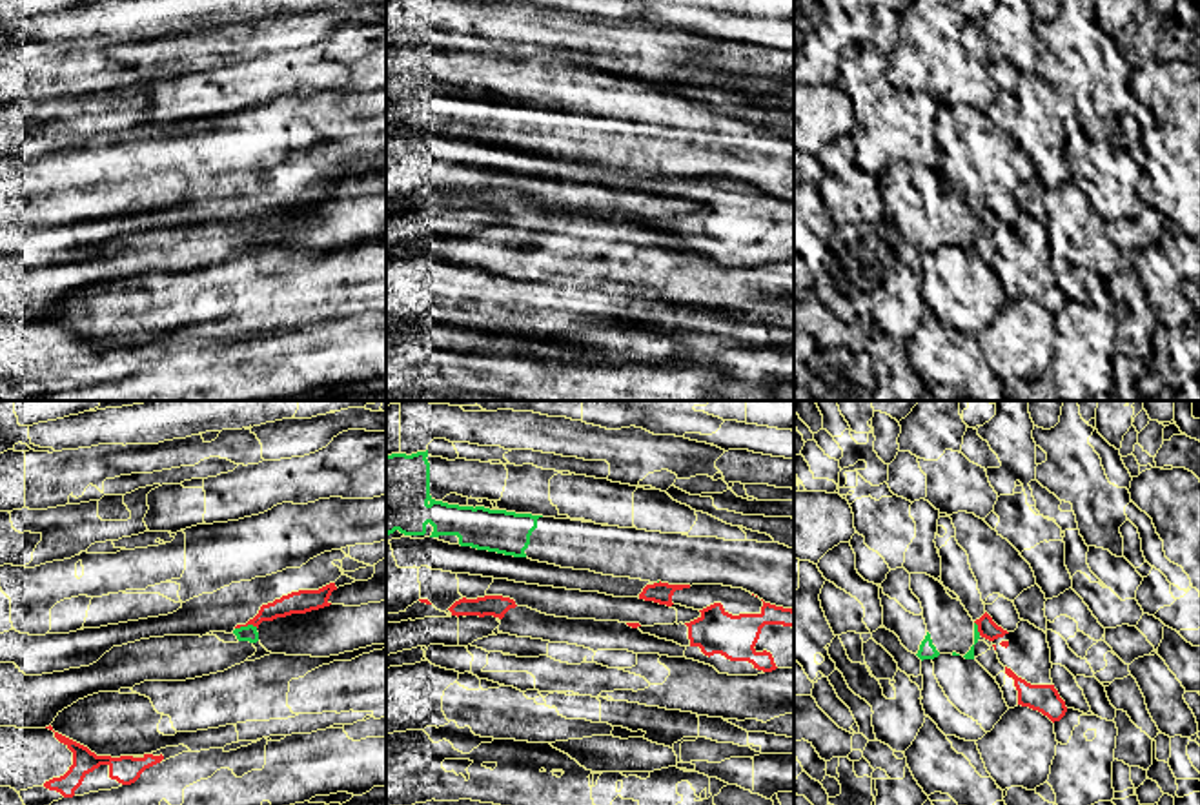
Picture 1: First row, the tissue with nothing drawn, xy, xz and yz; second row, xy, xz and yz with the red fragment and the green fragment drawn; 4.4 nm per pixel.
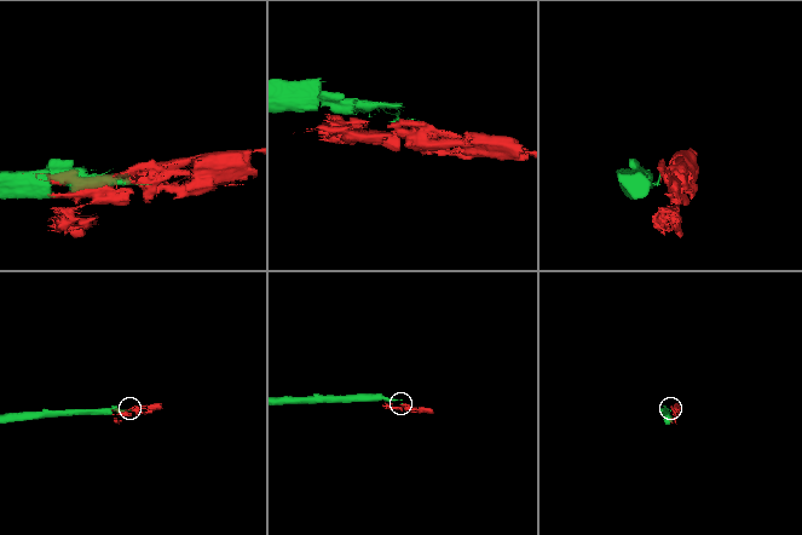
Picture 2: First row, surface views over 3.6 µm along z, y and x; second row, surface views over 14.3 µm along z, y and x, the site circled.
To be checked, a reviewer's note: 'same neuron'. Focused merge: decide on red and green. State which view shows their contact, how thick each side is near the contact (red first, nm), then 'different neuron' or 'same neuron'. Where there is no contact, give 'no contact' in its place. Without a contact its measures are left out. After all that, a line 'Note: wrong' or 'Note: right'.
contact in xy; calibres 100 and 70 nm; different neuron
Note: wrong

